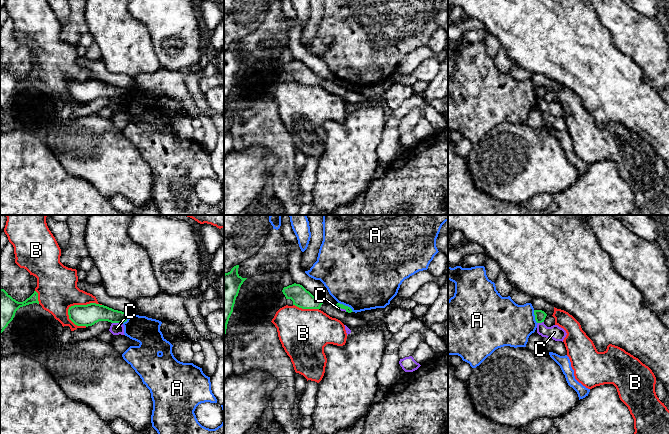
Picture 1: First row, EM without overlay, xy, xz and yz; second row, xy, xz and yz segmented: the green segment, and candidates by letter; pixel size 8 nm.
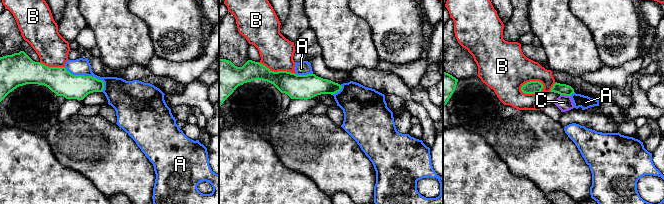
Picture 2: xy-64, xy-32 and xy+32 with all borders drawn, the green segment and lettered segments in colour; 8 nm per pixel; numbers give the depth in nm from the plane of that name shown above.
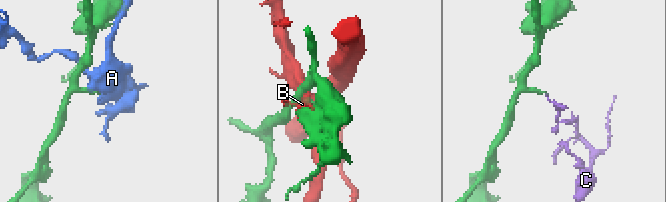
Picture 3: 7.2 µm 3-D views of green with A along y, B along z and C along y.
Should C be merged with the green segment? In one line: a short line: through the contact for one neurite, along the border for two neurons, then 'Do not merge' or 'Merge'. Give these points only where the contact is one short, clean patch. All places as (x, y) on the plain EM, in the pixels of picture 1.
Line: xy (112, 98), (121, 99). Do not merge

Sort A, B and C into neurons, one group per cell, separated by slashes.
A / B / C

